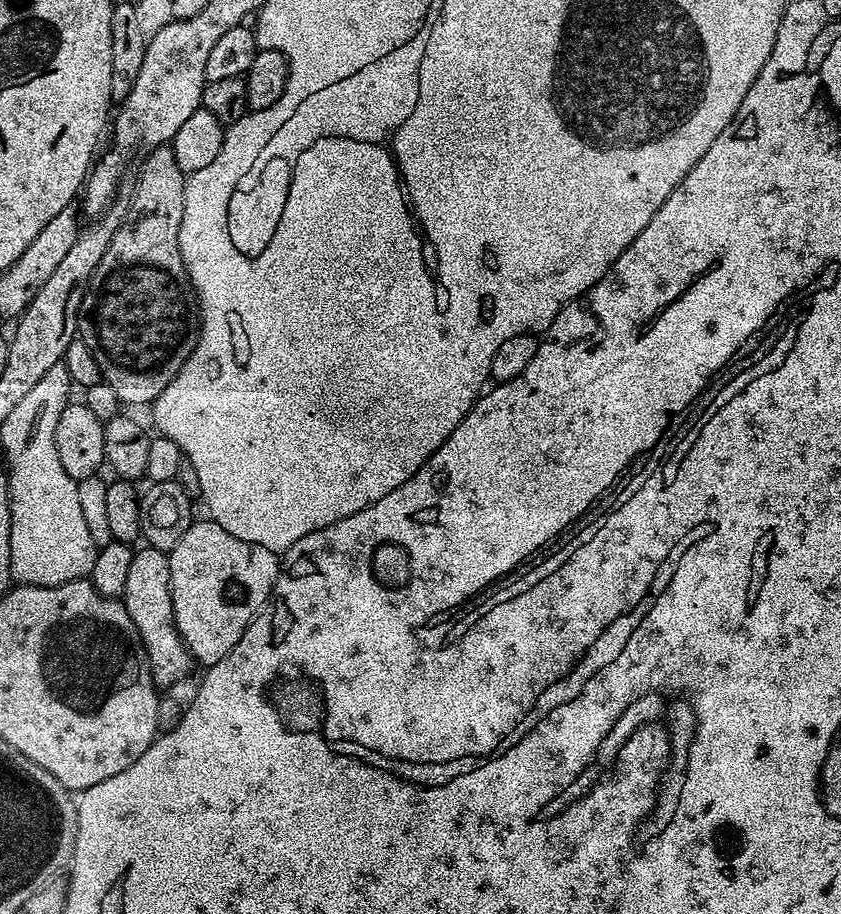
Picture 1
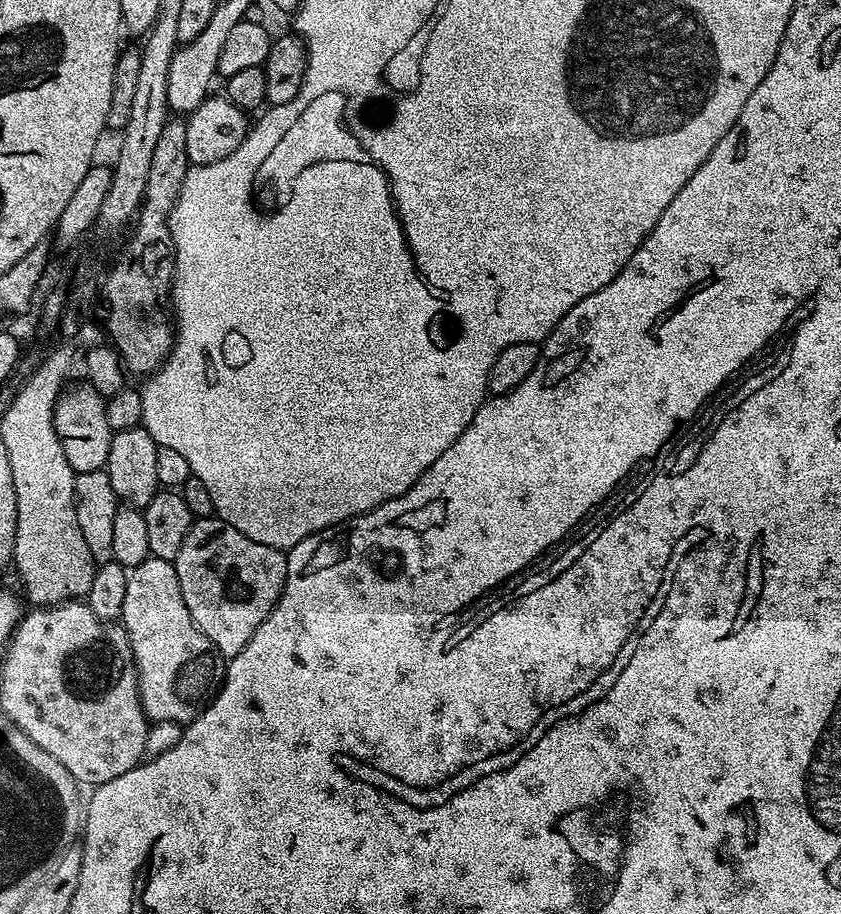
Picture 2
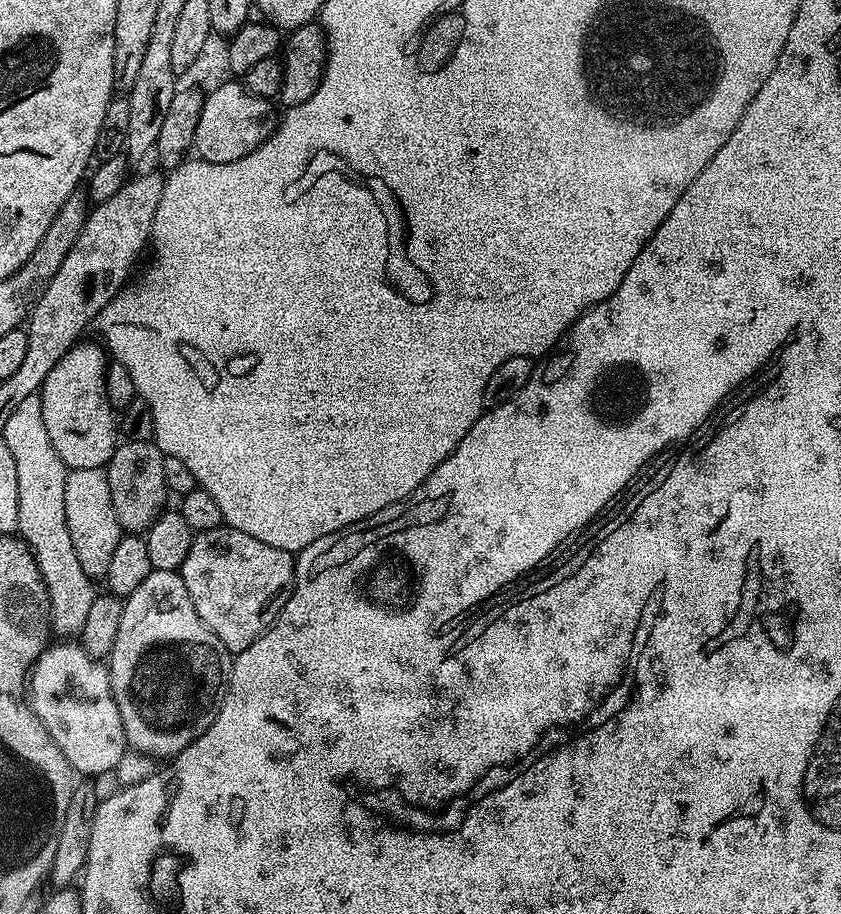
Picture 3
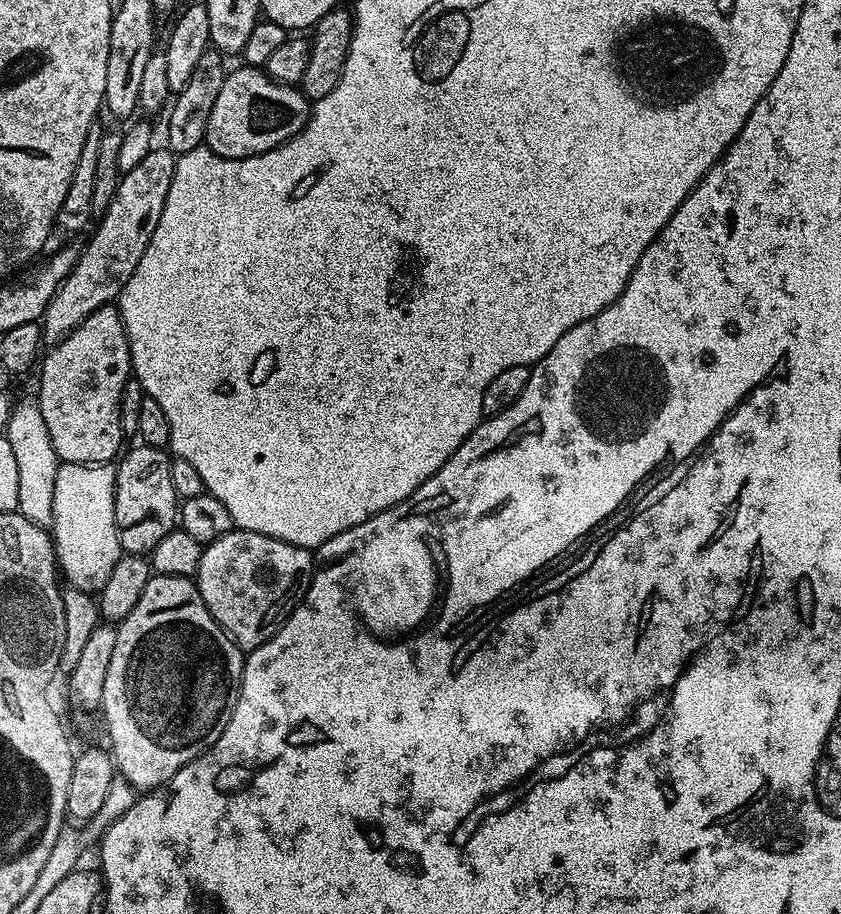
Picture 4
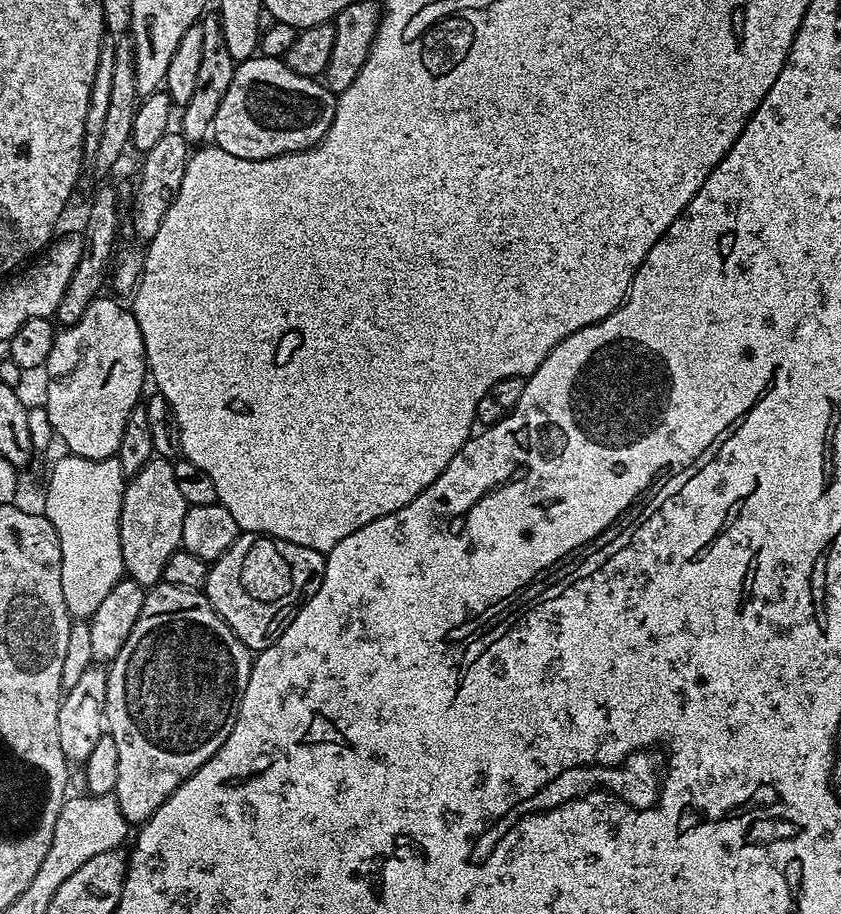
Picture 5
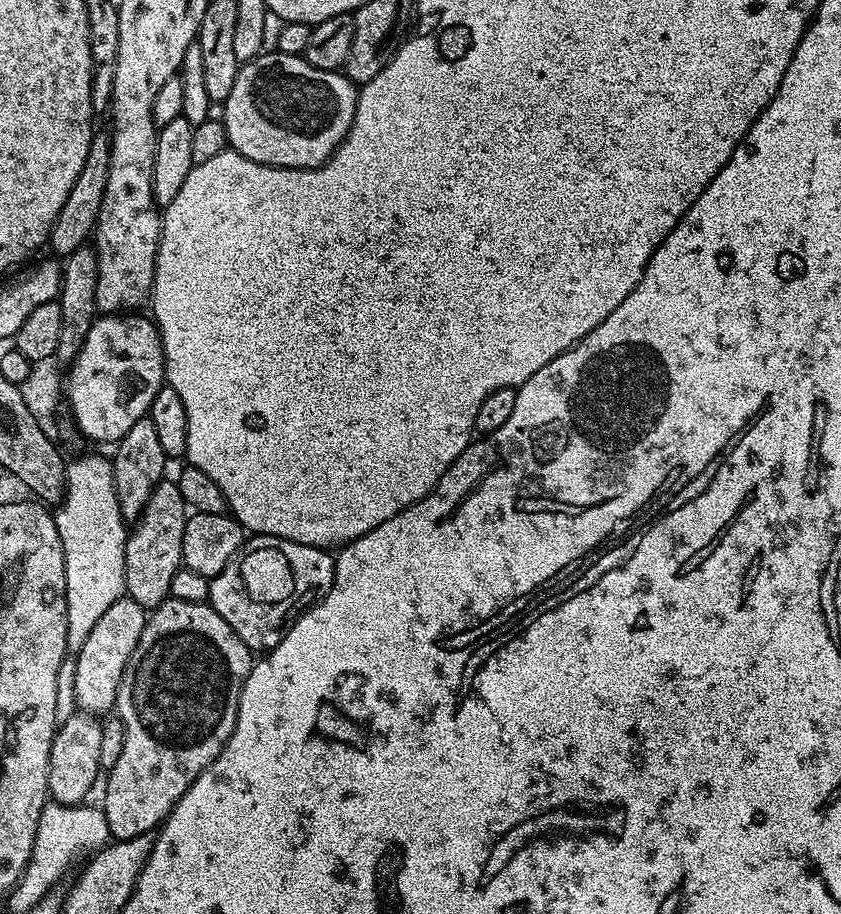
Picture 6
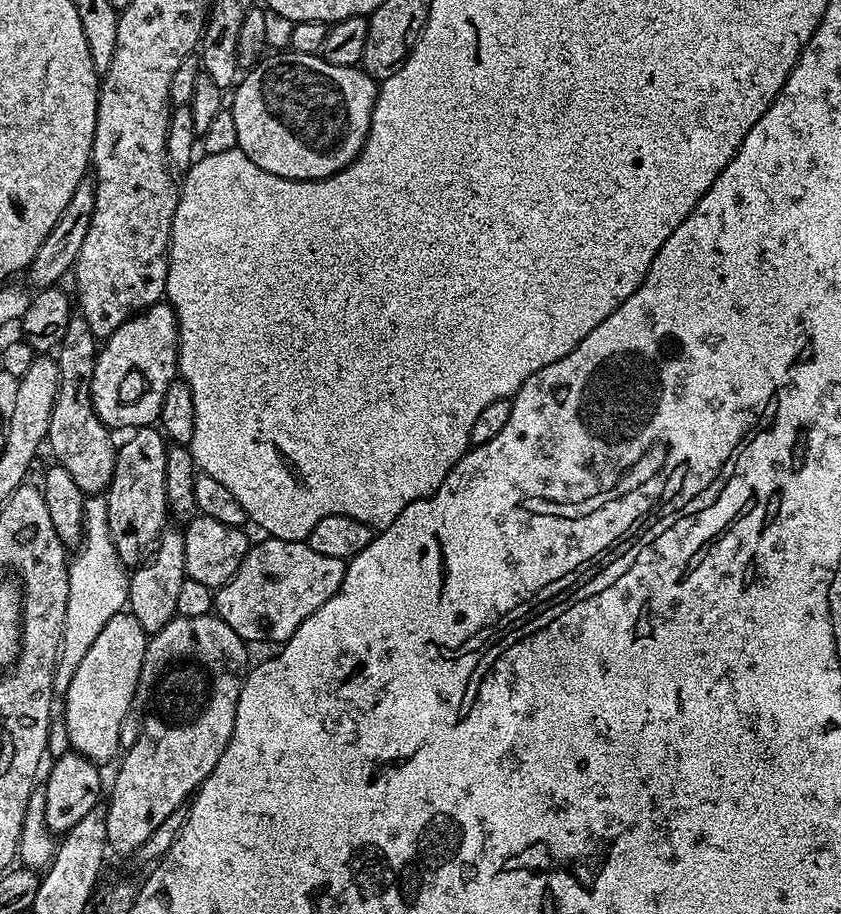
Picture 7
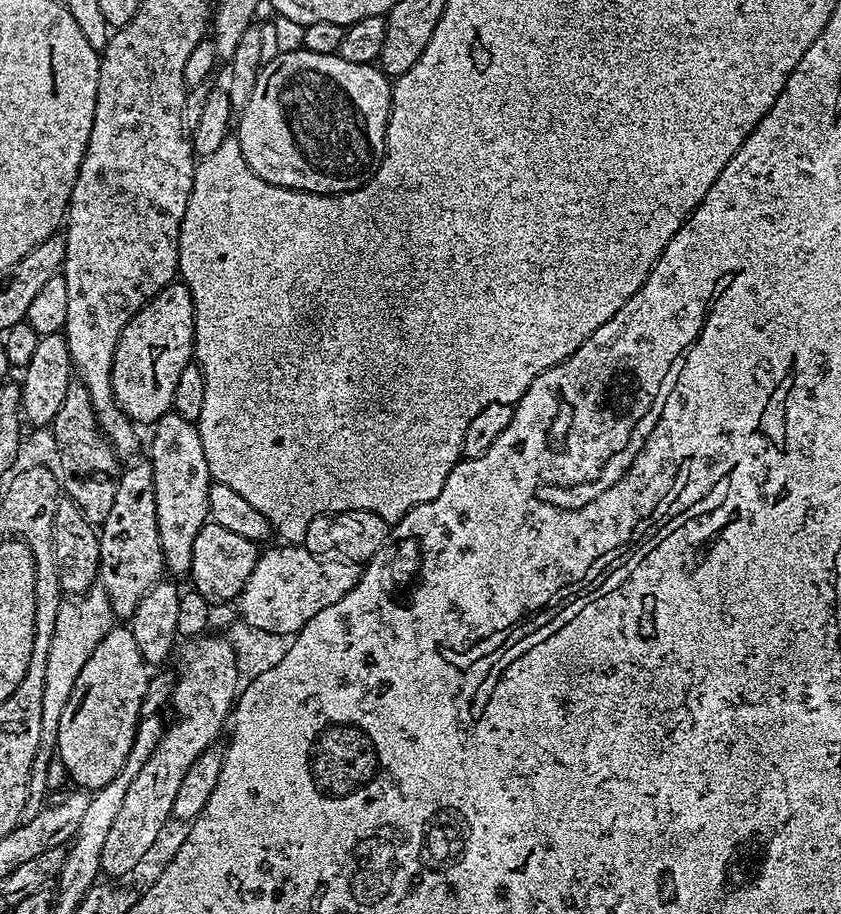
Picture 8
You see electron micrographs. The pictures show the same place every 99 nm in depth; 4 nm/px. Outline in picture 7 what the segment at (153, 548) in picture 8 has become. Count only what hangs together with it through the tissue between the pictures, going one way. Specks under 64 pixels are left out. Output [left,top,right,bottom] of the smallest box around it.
[104,426,170,566]

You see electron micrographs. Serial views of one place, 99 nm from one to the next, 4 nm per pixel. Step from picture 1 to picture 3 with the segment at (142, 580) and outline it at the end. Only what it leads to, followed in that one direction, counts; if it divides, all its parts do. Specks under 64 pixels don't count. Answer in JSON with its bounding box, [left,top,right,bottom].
[106,570,233,758]

